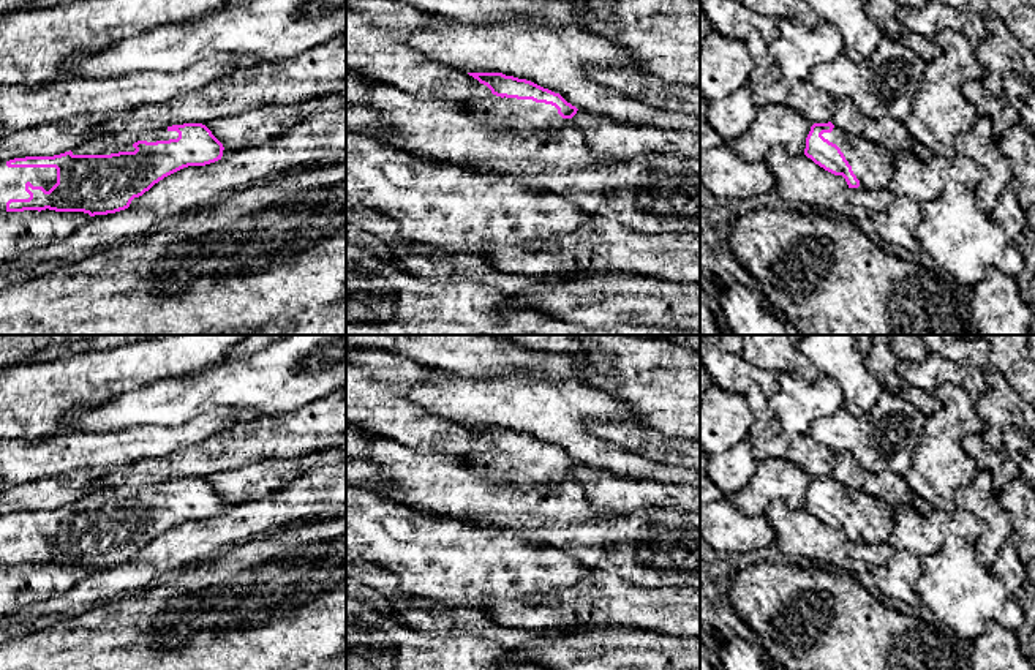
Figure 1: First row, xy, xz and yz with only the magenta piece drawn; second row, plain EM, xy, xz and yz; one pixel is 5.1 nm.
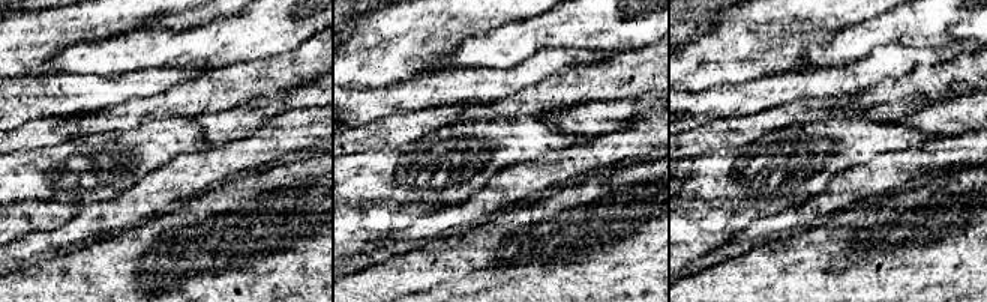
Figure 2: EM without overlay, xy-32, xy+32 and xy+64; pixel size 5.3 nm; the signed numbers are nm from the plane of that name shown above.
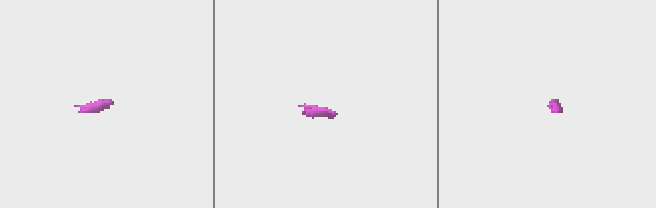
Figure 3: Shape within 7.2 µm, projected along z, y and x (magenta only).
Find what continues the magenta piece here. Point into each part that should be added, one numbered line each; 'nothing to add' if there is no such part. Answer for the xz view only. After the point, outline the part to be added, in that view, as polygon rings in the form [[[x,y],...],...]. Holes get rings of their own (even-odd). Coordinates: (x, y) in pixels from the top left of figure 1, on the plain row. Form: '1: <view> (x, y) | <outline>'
1: xz (609, 493) | [[[506,450],[460,455],[458,458],[474,466],[479,474],[517,485],[520,490],[575,476],[585,487],[591,512],[600,517],[627,515],[642,509],[700,510],[700,485],[623,477],[586,463],[578,463],[572,472],[563,472],[551,458]]]

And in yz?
1: yz (873, 517) | [[[836,480],[831,487],[823,487],[822,490],[841,502],[860,534],[858,542],[888,542],[893,531],[894,509],[886,501],[852,490]]]

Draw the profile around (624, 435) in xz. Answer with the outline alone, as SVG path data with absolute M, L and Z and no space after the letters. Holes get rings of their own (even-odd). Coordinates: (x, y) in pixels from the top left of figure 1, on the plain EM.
M594 423L593 435L659 465L700 472L700 442L667 438L630 423Z

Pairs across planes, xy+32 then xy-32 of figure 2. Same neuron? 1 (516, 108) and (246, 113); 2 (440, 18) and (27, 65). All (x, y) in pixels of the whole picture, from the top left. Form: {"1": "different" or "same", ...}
{"1": "different", "2": "same"}

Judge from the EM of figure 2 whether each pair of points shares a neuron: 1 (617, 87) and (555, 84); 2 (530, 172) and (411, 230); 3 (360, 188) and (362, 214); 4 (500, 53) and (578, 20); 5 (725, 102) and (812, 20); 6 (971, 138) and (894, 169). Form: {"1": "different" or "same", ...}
{"1": "same", "2": "same", "3": "different", "4": "same", "5": "different", "6": "same"}

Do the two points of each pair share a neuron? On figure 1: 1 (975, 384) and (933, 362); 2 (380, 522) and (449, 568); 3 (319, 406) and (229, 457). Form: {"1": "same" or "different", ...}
{"1": "same", "2": "same", "3": "same"}

